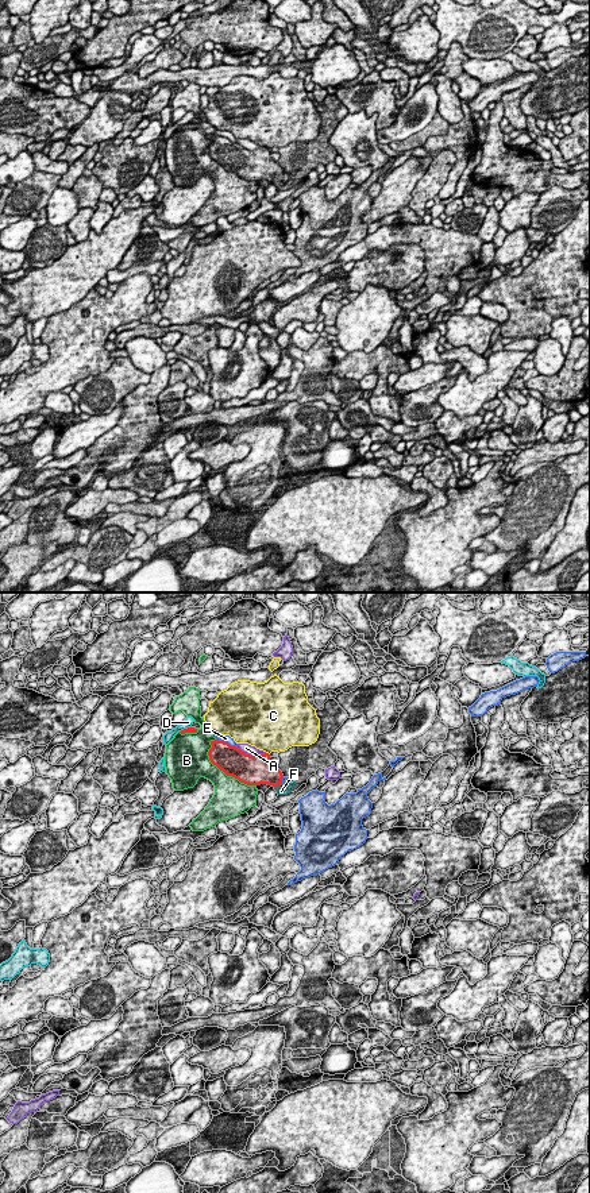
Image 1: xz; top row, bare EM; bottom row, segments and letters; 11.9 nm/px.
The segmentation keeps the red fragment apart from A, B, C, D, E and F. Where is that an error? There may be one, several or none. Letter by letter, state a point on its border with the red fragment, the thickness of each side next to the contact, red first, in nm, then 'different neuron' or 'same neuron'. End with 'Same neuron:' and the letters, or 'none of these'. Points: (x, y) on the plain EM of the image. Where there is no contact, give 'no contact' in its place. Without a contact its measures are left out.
A: contact xz (249, 150); calibres 360 and 120 nm; different neuron
B: contact xz (223, 166); calibres 340 and 360 nm; different neuron
C: contact xz (267, 149); calibres 360 and 440 nm; different neuron
D: contact xz (184, 124); calibres 60 and 120 nm; different neuron
E: contact xz (226, 138); calibres 340 and 90 nm; different neuron
F: contact xz (277, 181); calibres 300 and 100 nm; same neuron
Same neuron: F

